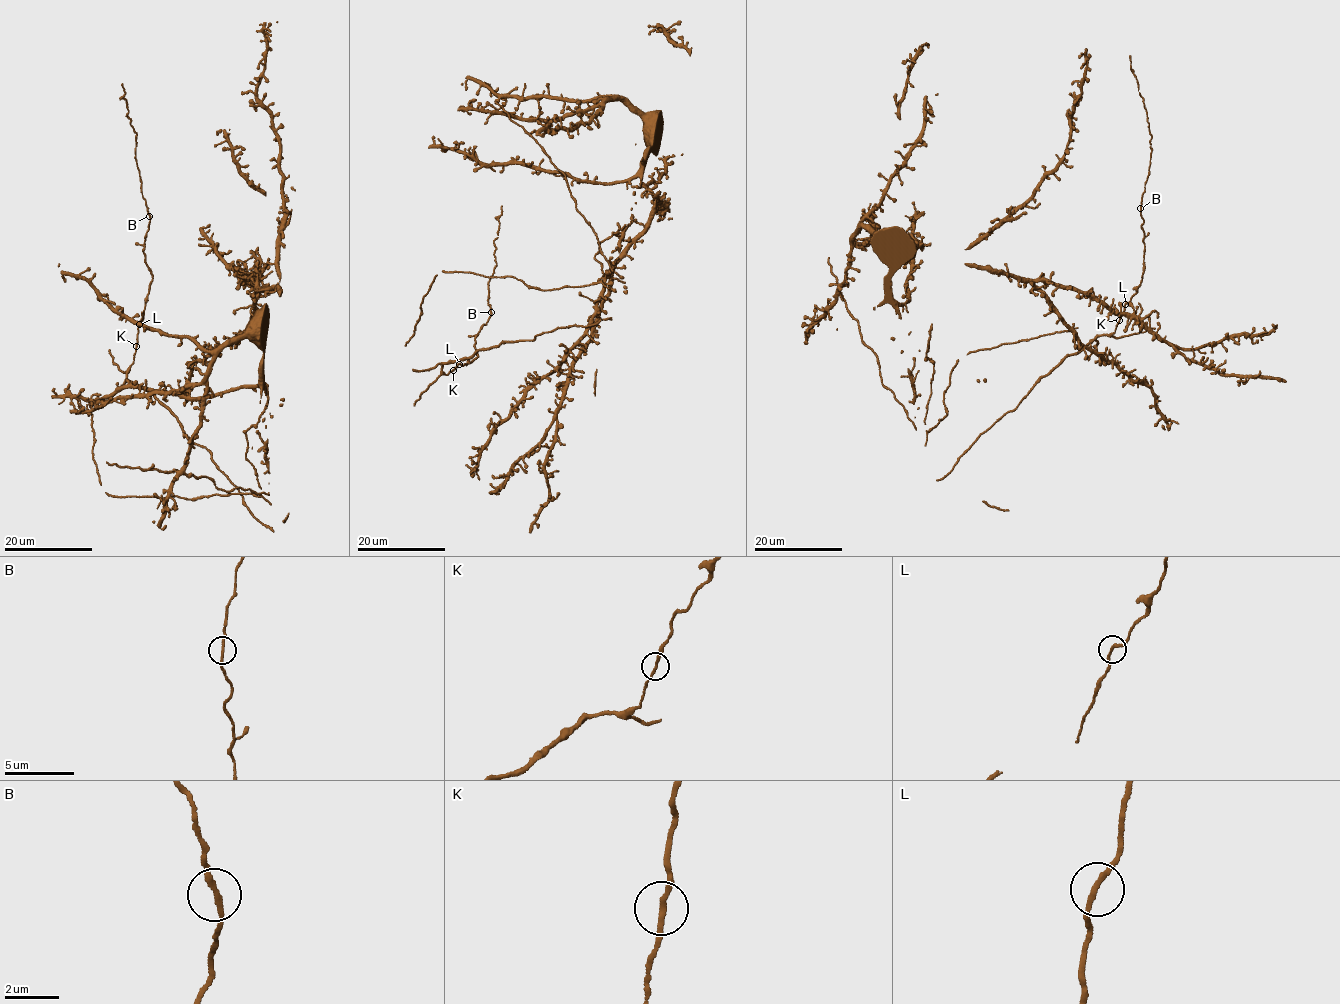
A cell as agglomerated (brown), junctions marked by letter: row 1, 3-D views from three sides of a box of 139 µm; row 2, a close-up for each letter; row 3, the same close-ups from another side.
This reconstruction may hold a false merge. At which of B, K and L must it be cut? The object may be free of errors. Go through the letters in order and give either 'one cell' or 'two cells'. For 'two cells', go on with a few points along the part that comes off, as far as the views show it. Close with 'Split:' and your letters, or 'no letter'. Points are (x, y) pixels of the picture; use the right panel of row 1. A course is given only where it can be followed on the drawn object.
B: one cell
K: one cell
L: one cell
Split: no letter

